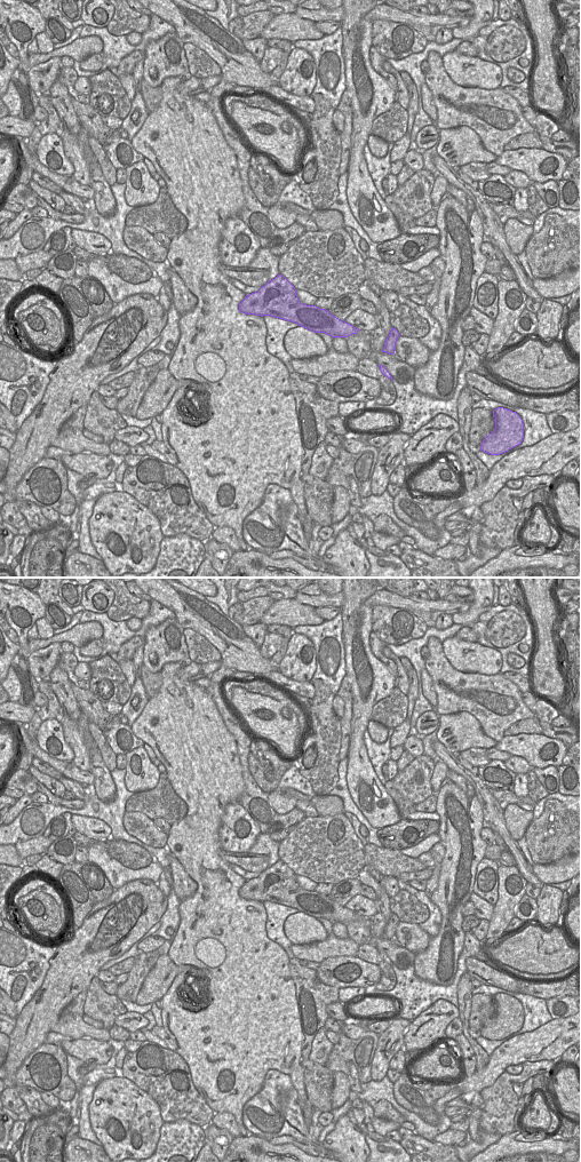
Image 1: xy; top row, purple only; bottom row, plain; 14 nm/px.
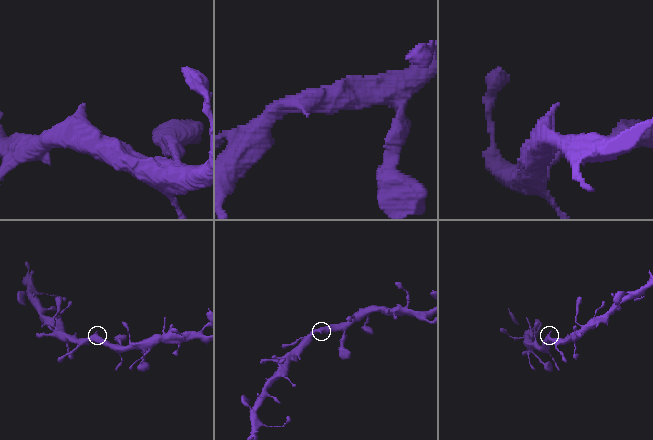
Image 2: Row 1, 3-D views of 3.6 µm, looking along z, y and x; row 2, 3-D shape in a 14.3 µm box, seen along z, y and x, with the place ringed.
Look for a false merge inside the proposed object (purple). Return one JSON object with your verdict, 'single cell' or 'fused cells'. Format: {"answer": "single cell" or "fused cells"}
{"answer": "single cell"}

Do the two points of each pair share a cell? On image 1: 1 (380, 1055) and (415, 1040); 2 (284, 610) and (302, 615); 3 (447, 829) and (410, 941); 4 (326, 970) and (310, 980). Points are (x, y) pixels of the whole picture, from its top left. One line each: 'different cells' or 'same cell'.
1: different cells
2: same cell
3: different cells
4: different cells

